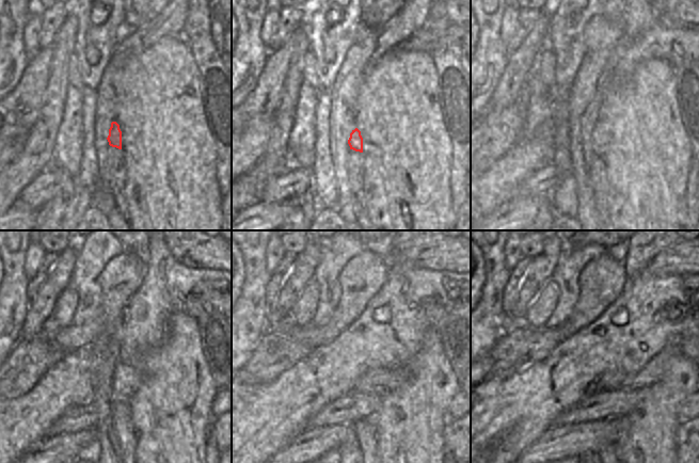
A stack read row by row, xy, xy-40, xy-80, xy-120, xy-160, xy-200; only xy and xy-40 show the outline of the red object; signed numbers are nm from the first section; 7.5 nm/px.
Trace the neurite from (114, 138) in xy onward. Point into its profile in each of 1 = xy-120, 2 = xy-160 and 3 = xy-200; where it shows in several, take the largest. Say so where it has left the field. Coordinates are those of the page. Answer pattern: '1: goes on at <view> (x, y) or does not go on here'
1: goes on at xy-120 (127, 380)
2: goes on at xy-160 (380, 381)
3: goes on at xy-200 (653, 371)

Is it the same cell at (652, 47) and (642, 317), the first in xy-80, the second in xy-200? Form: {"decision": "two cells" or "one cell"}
{"decision": "one cell"}

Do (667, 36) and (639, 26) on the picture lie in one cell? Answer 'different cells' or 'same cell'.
same cell

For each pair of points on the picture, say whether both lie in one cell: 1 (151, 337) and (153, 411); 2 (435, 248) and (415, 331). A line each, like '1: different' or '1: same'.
1: different
2: different

